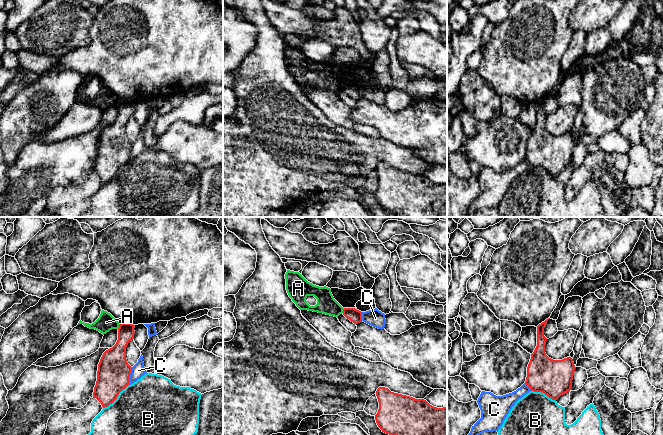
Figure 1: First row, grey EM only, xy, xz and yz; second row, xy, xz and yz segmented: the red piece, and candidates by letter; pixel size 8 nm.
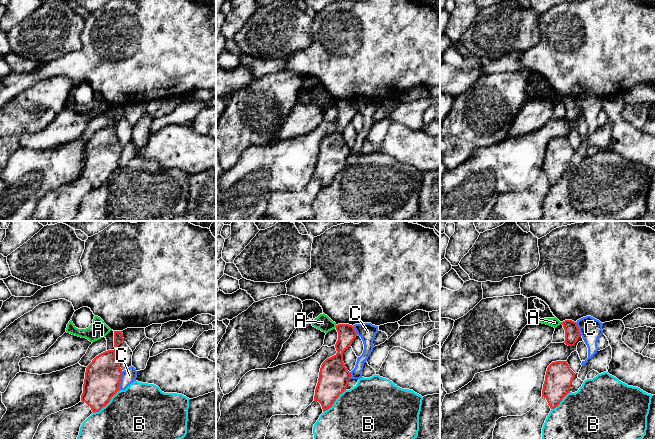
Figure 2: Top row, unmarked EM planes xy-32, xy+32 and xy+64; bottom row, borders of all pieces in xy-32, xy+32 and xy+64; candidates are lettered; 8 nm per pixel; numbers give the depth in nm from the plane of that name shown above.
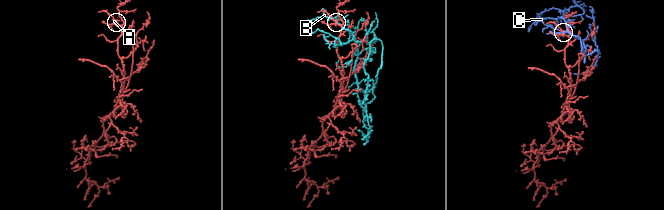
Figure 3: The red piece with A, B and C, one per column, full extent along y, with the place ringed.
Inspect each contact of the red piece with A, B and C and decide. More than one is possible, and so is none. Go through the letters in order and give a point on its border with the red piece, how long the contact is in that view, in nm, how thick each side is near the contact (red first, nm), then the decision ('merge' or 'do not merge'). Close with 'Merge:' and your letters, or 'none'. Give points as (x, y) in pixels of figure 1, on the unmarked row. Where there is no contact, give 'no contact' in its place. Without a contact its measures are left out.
A: meets red in xy at (119, 102); contact 40 nm long; 160 nm thick on the red side, 140 nm on the other; do not merge
B: meets red in xy at (116, 174); contact 280 nm long; 260 nm thick on the red side, 500 nm on the other; do not merge
C: meets red in xy at (129, 152); contact 150 nm long; 260 nm thick on the red side, 110 nm on the other; do not merge
Merge: none

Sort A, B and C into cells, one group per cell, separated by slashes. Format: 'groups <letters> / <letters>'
groups A / B / C

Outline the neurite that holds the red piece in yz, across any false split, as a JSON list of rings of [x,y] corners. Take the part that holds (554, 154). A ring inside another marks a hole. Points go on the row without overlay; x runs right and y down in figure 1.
[[[549,95],[537,102],[537,122],[531,130],[525,160],[531,167],[542,168],[556,177],[571,166],[576,143],[571,133],[553,136],[546,131],[544,104]]]

